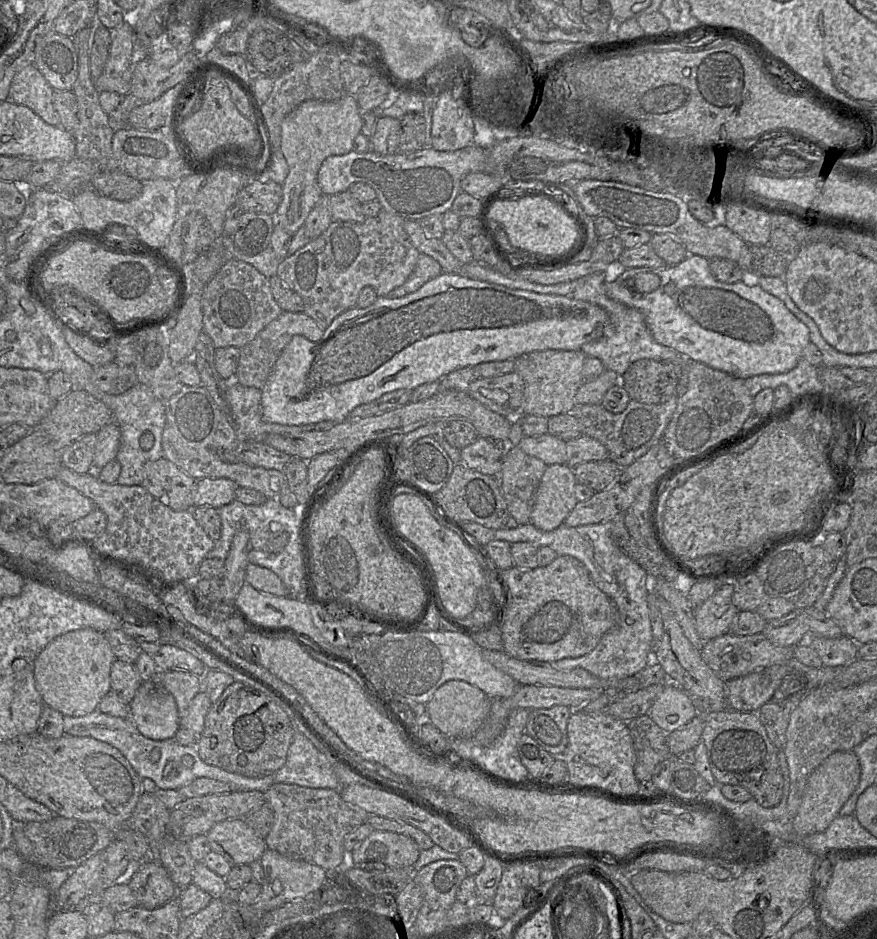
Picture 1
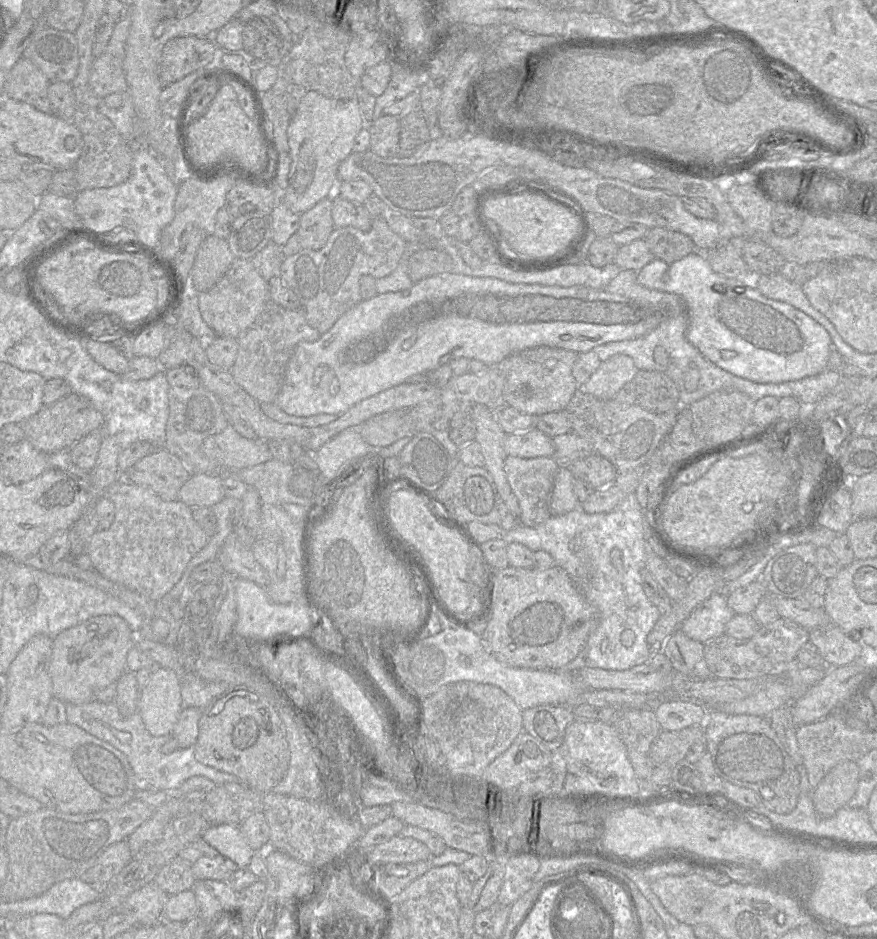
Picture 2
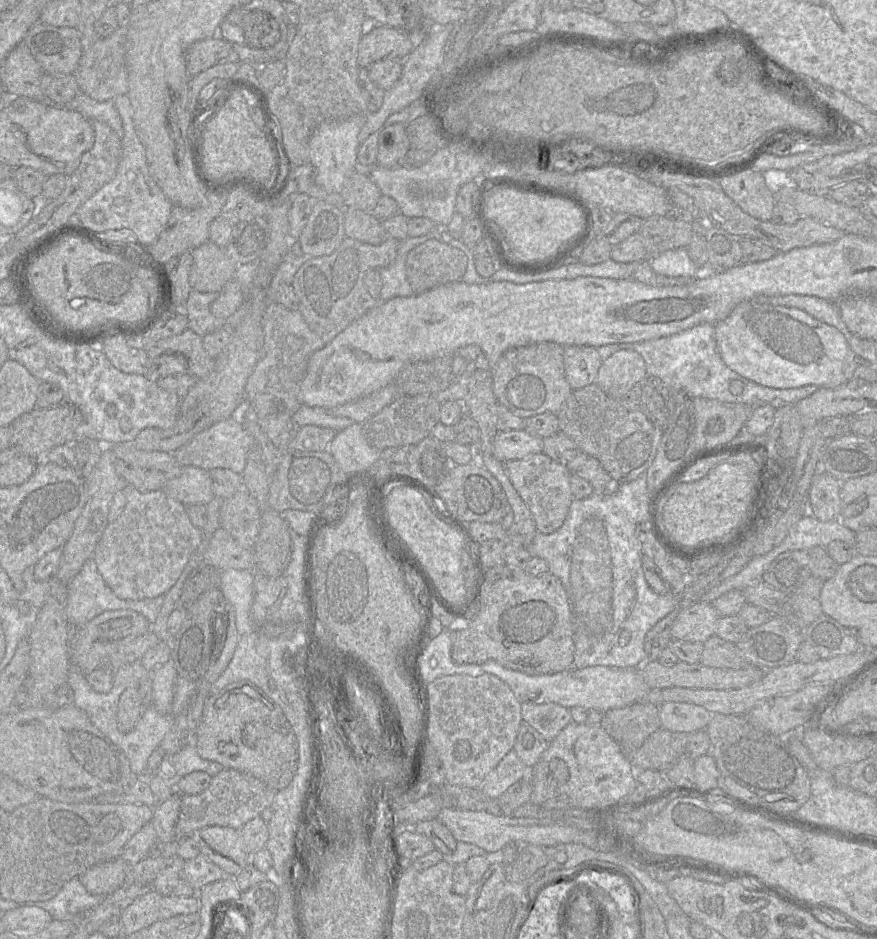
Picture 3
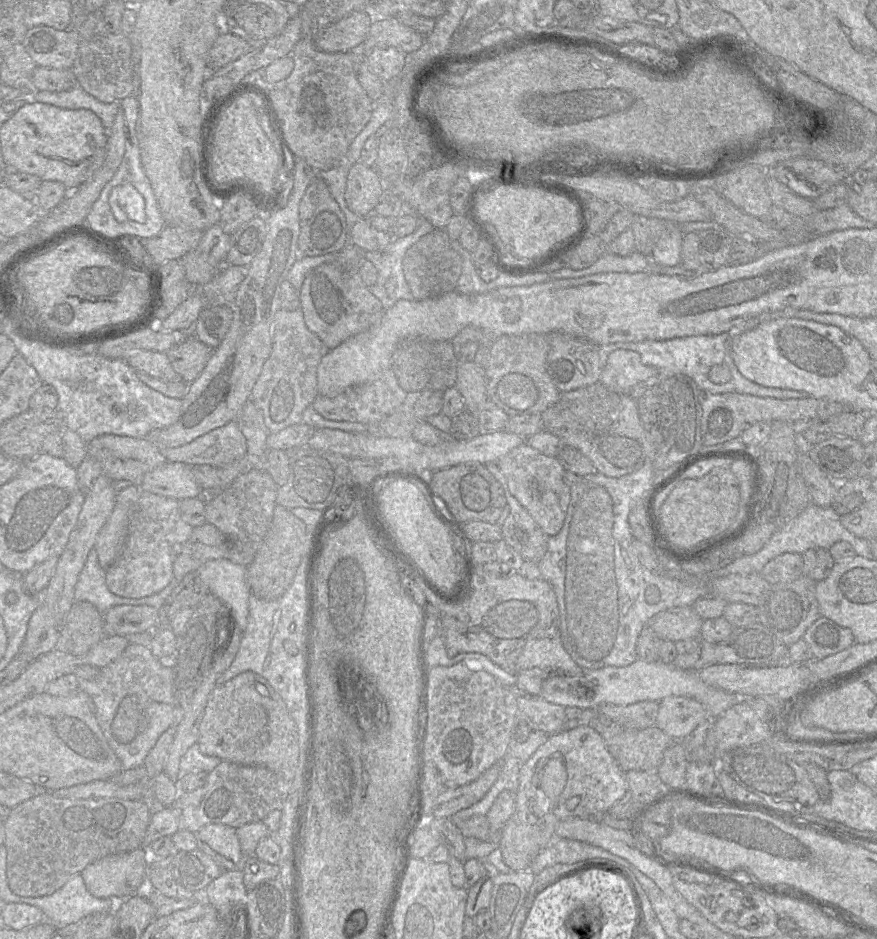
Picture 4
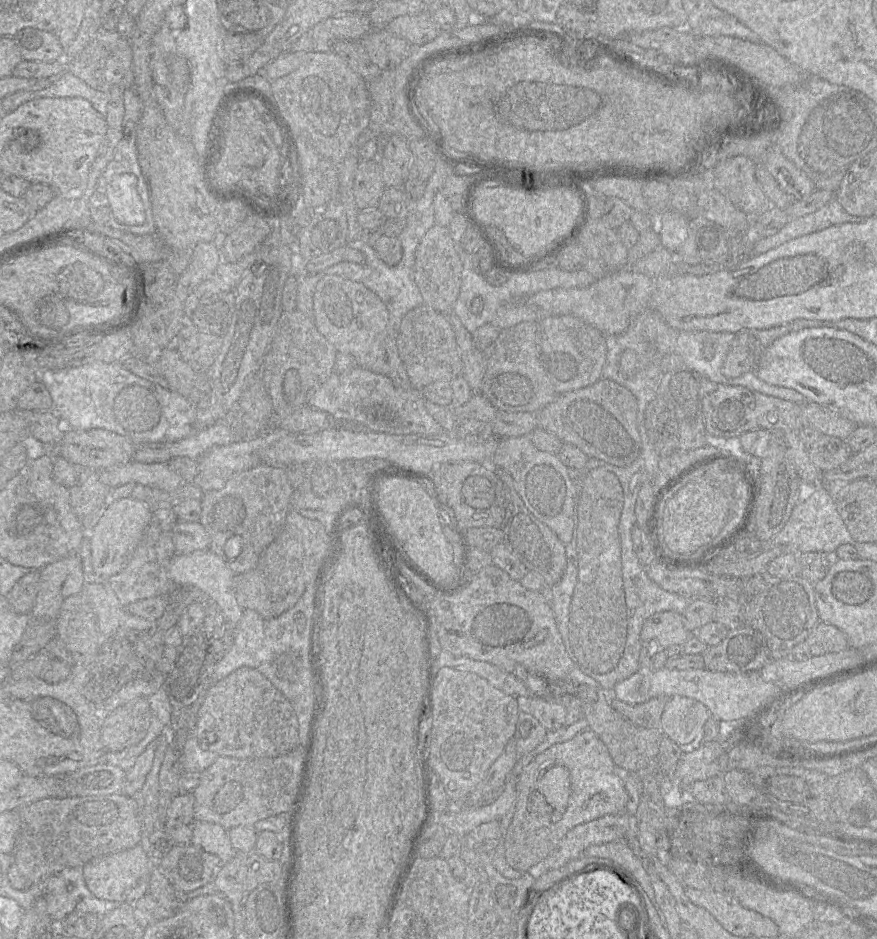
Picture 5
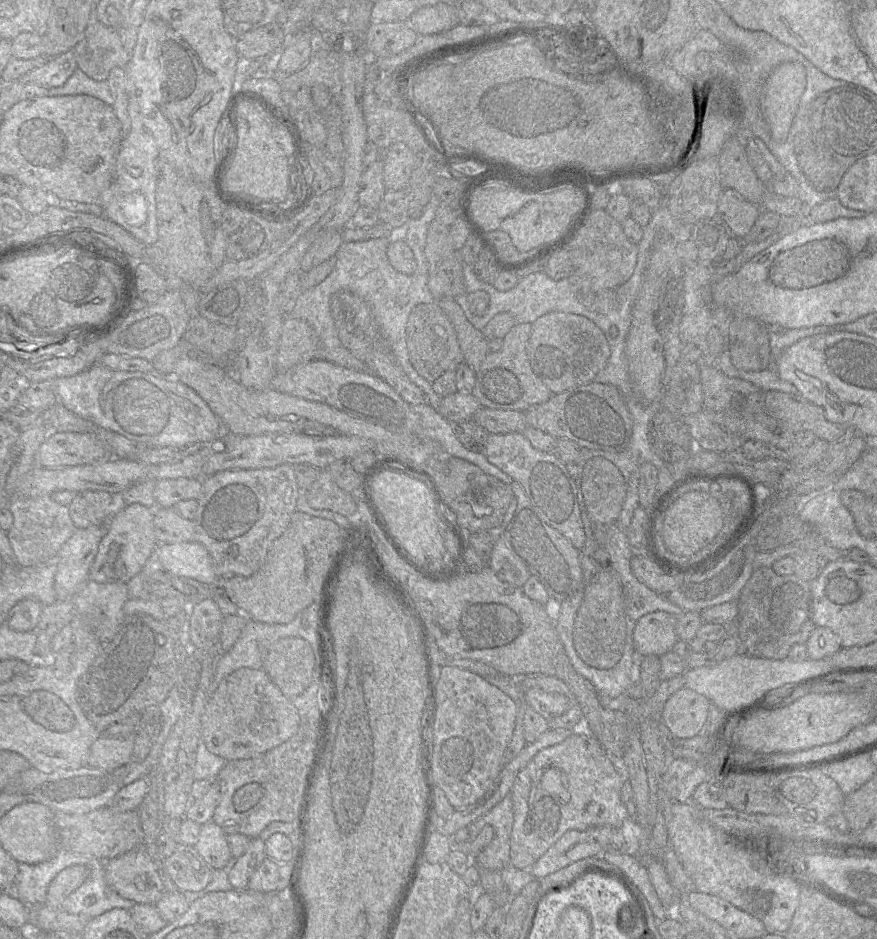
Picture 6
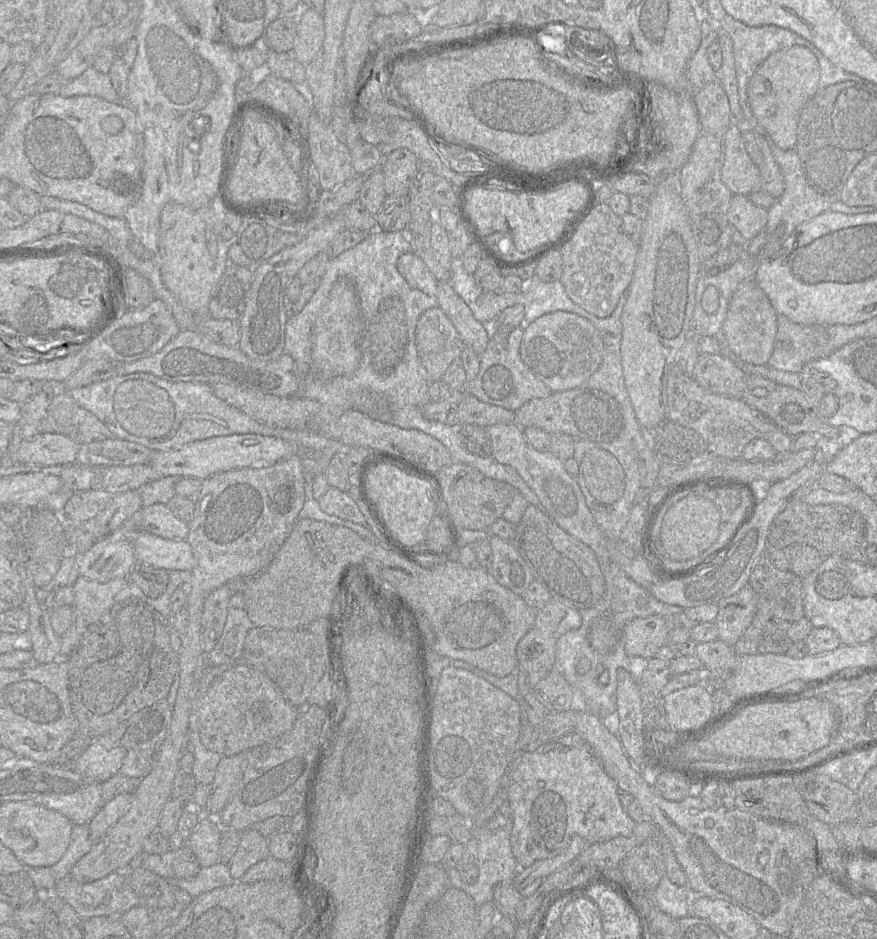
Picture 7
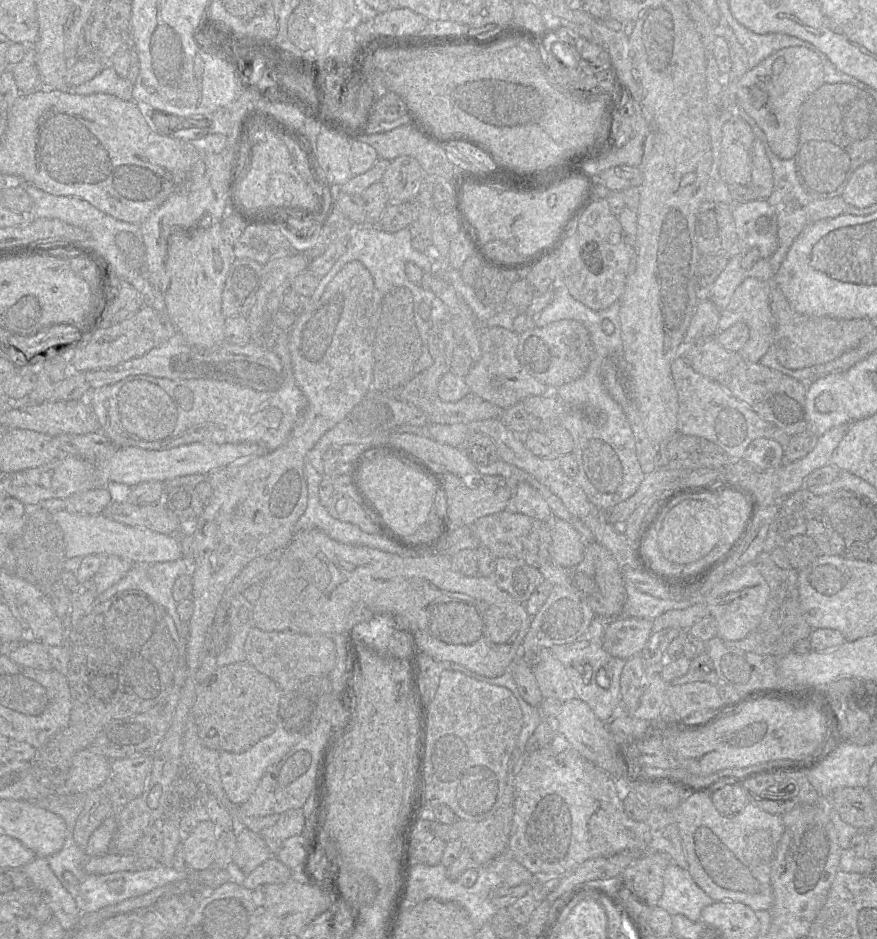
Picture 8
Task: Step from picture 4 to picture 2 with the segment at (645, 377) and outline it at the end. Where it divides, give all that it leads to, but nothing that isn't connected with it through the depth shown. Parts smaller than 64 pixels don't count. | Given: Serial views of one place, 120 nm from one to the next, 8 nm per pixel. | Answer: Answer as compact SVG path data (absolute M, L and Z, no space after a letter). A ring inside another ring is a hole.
M617 354L602 362L579 390L602 400L612 400L627 383L632 382L638 368L631 357Z

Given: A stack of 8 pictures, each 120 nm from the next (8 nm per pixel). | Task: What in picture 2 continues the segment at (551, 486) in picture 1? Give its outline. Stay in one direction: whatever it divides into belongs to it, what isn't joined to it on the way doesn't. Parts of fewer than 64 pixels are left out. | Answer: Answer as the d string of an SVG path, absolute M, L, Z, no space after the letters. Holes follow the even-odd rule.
M559 468L549 499L551 516L566 514L578 506L574 493L574 476L569 468Z

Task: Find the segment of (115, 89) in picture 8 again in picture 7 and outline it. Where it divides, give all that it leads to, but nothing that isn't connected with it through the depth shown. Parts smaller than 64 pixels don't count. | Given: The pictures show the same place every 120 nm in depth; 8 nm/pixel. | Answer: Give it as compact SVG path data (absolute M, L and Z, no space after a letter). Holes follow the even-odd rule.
M93 67L86 69L77 78L69 80L61 88L59 95L63 97L97 96L111 103L128 104L127 100L121 100L117 95L112 87L109 74L101 73Z

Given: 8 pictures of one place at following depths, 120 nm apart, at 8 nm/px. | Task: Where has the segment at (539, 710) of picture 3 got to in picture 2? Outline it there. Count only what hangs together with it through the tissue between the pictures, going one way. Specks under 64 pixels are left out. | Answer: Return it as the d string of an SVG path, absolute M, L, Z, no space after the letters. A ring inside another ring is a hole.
M538 705L522 711L523 730L550 751L561 746L566 728L574 720L569 706Z

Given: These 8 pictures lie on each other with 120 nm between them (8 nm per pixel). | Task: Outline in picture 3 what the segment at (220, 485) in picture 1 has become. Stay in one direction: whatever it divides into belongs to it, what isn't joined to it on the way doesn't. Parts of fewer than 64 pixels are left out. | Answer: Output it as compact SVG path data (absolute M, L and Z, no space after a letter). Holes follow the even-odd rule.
M183 465L181 474L162 490L185 506L207 505L215 496L209 471L193 465Z

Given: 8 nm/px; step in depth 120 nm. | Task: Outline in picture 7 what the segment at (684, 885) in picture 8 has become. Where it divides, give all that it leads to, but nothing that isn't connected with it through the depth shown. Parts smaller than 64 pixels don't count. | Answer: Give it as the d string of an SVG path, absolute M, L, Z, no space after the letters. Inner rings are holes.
M664 875L654 891L654 907L673 919L691 916L697 894L689 885L678 886Z

